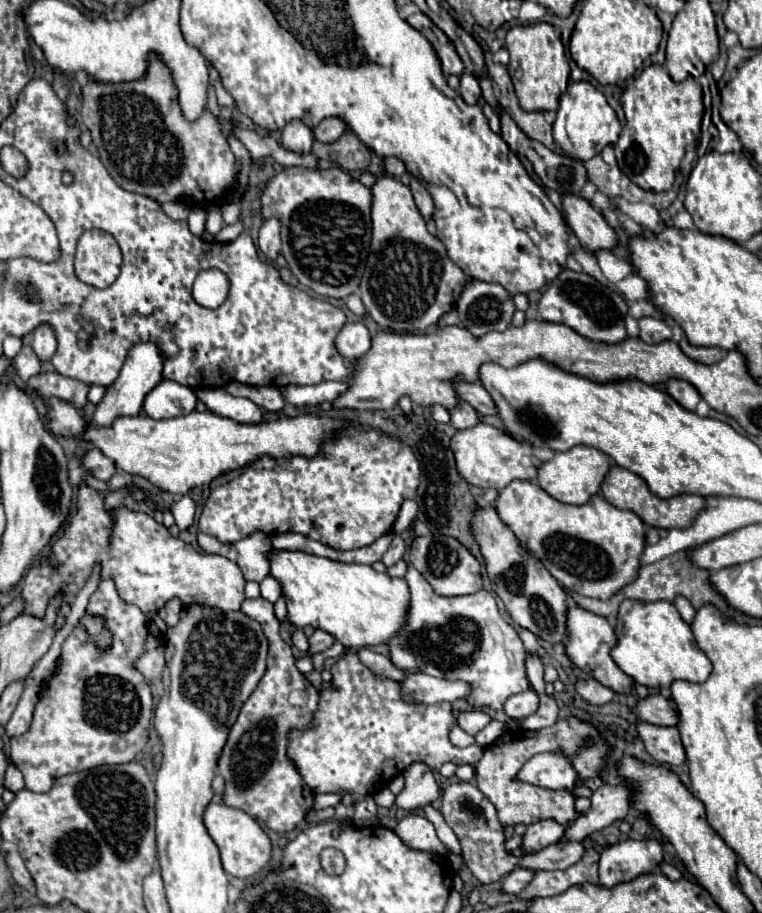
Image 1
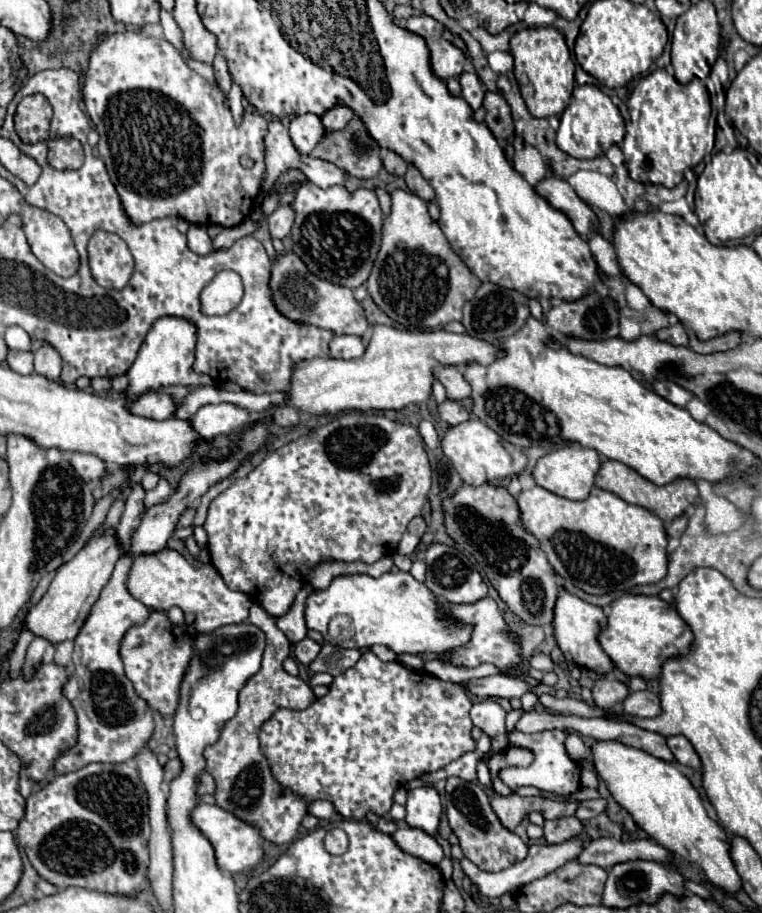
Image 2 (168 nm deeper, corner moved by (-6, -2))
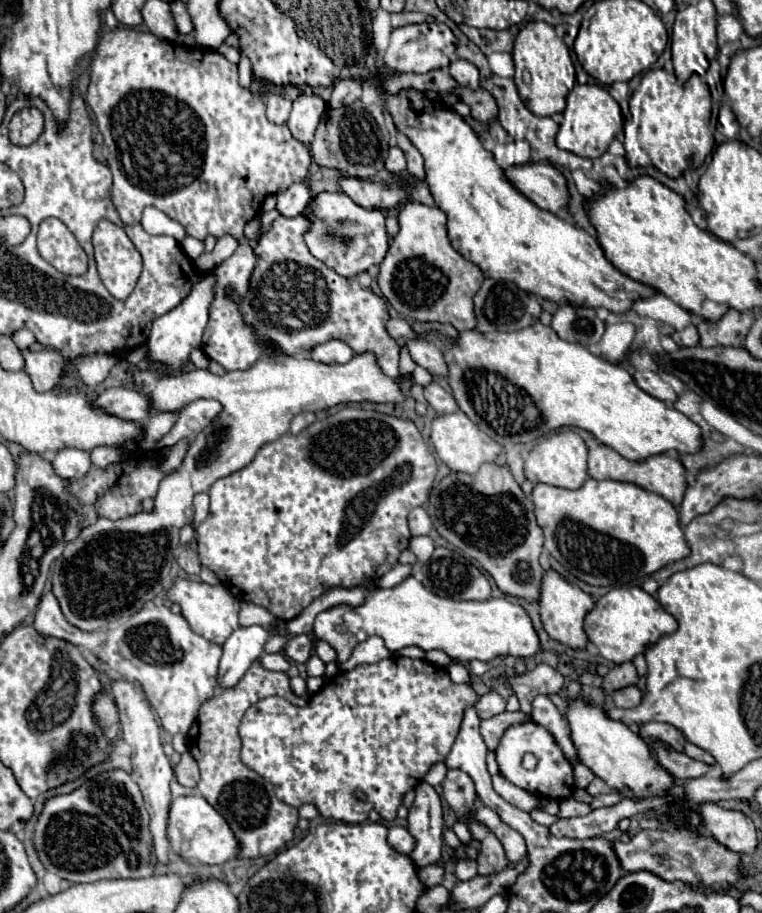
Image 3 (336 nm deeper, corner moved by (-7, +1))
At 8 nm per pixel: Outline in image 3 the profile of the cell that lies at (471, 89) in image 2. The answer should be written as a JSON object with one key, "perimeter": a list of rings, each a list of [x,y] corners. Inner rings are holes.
{"perimeter":[[[454,59],[452,67],[450,67],[450,75],[456,79],[456,83],[460,87],[466,87],[470,91],[478,91],[480,89],[480,79],[478,79],[478,71],[472,63],[464,61],[464,59]]]}

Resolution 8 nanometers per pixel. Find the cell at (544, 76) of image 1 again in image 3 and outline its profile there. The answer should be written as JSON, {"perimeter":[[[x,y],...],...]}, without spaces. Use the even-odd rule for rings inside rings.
{"perimeter":[[[530,21],[526,27],[520,29],[514,41],[512,57],[516,63],[514,81],[526,107],[538,117],[562,113],[566,107],[566,97],[576,83],[576,75],[570,59],[570,49],[556,35],[554,27],[544,21]]]}

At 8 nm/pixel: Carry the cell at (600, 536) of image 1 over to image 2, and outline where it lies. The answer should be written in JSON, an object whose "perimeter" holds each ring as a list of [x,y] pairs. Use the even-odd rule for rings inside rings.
{"perimeter":[[[541,486],[523,490],[517,496],[517,502],[521,508],[521,522],[539,540],[541,550],[547,554],[547,560],[553,566],[553,570],[587,594],[609,594],[617,590],[623,592],[631,590],[637,584],[659,582],[667,576],[669,556],[667,556],[667,532],[663,520],[643,506],[629,504],[617,494],[601,488],[593,488],[587,500],[575,502],[561,498]]]}

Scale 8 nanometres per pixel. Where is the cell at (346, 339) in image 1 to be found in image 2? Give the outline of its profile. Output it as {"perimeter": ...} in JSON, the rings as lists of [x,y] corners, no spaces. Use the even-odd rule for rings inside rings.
{"perimeter":[[[335,336],[329,346],[329,356],[341,360],[359,358],[363,352],[365,352],[365,344],[359,336]]]}

